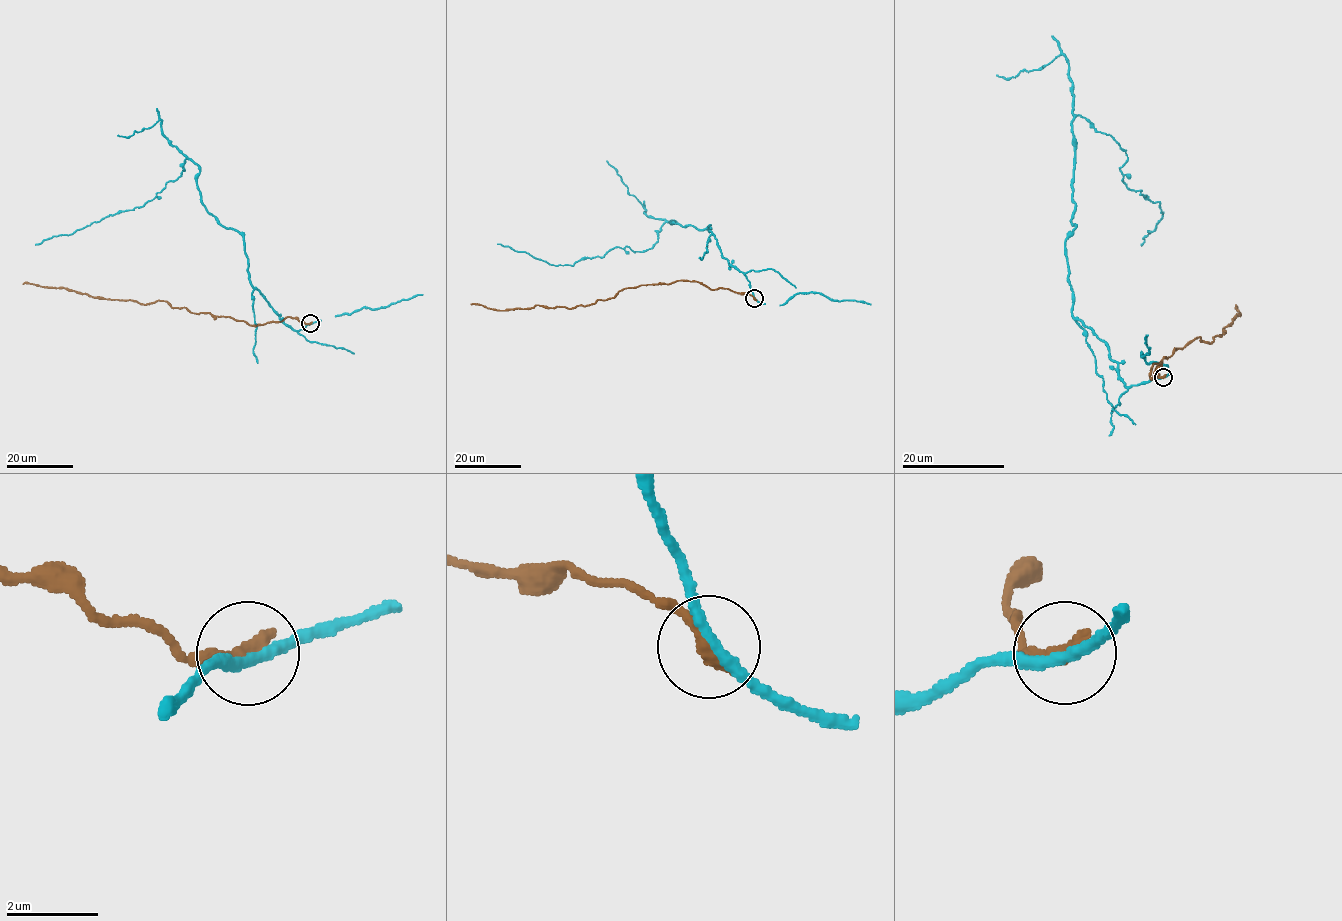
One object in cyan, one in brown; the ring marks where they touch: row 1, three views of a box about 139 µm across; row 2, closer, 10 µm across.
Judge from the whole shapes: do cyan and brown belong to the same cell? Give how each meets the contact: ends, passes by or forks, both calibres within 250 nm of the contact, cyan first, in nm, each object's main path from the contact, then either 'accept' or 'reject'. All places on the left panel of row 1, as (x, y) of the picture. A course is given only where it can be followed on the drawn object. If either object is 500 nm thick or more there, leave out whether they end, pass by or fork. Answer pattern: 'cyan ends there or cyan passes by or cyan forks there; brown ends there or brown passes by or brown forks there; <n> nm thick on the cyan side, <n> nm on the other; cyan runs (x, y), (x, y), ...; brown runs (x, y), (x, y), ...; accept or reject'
cyan passes by; brown ends there; 240 nm thick on the cyan side, 400 nm on the other; cyan runs (310, 324), (292, 330), (252, 285), (244, 238), (207, 210), (199, 167), (189, 159), (142, 207), (35, 244); brown runs (310, 324), (285, 317), (256, 325), (172, 308), (164, 301), (144, 304), (99, 299), (64, 288), (23, 284); reject

